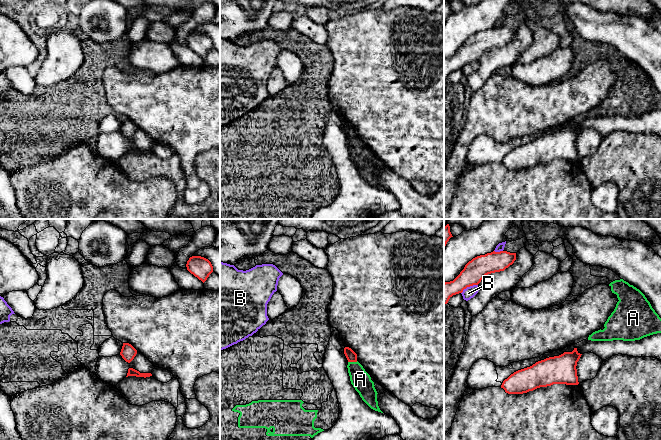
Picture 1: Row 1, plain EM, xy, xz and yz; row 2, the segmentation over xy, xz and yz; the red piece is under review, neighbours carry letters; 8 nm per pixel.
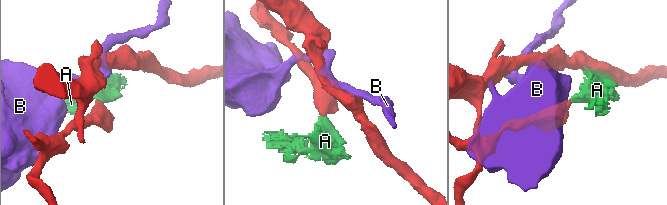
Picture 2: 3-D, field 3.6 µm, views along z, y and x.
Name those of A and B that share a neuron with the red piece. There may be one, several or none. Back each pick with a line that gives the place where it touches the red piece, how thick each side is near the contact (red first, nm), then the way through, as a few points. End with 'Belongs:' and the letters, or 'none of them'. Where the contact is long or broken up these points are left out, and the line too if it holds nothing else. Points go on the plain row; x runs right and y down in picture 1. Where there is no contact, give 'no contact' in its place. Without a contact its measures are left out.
Belongs: none of them

